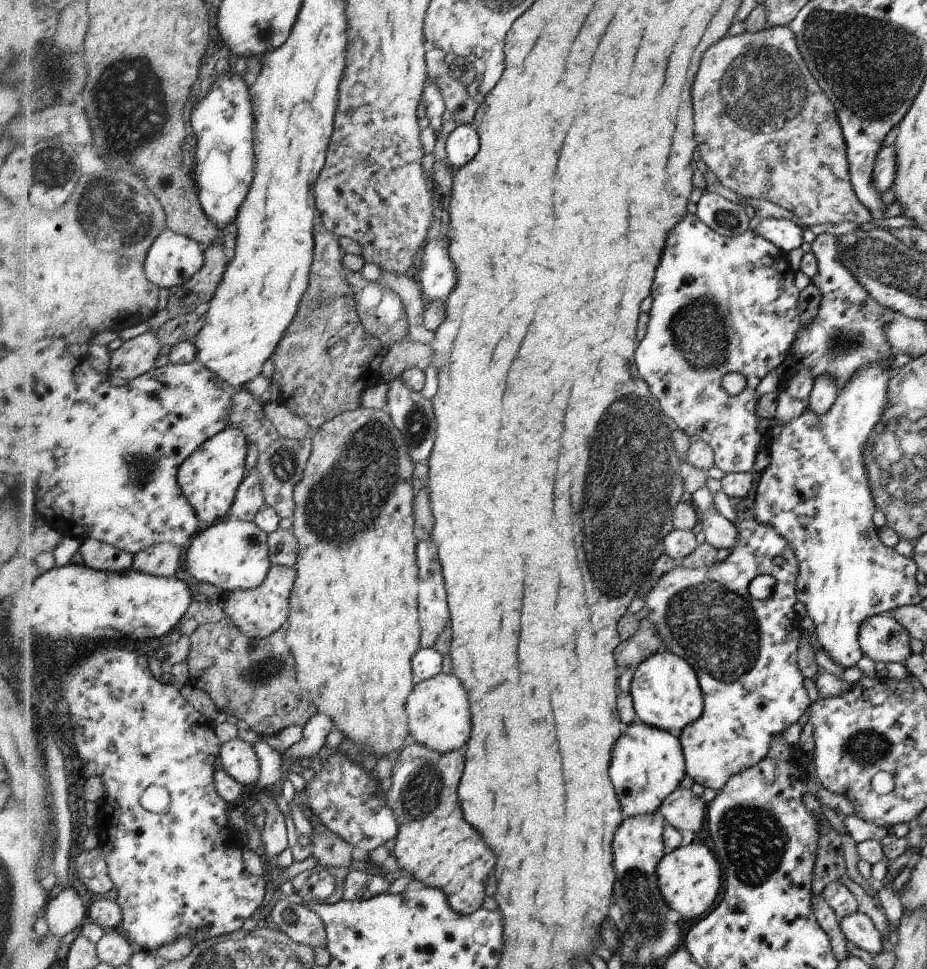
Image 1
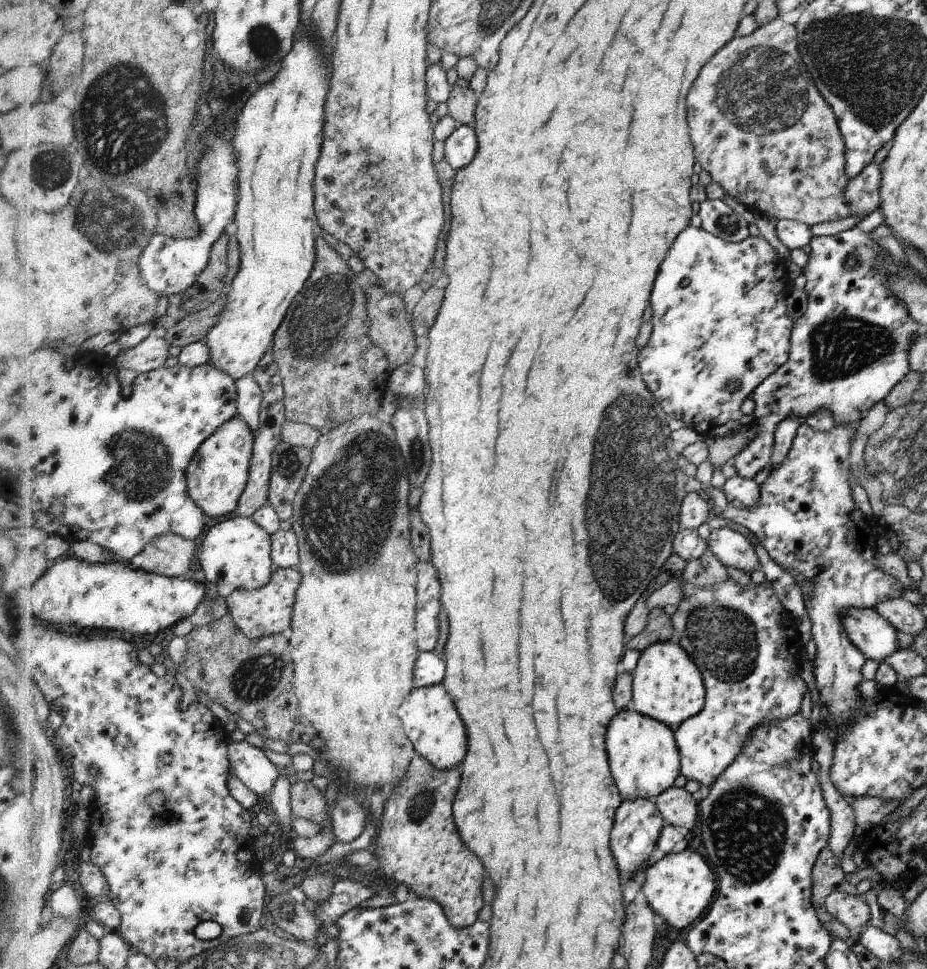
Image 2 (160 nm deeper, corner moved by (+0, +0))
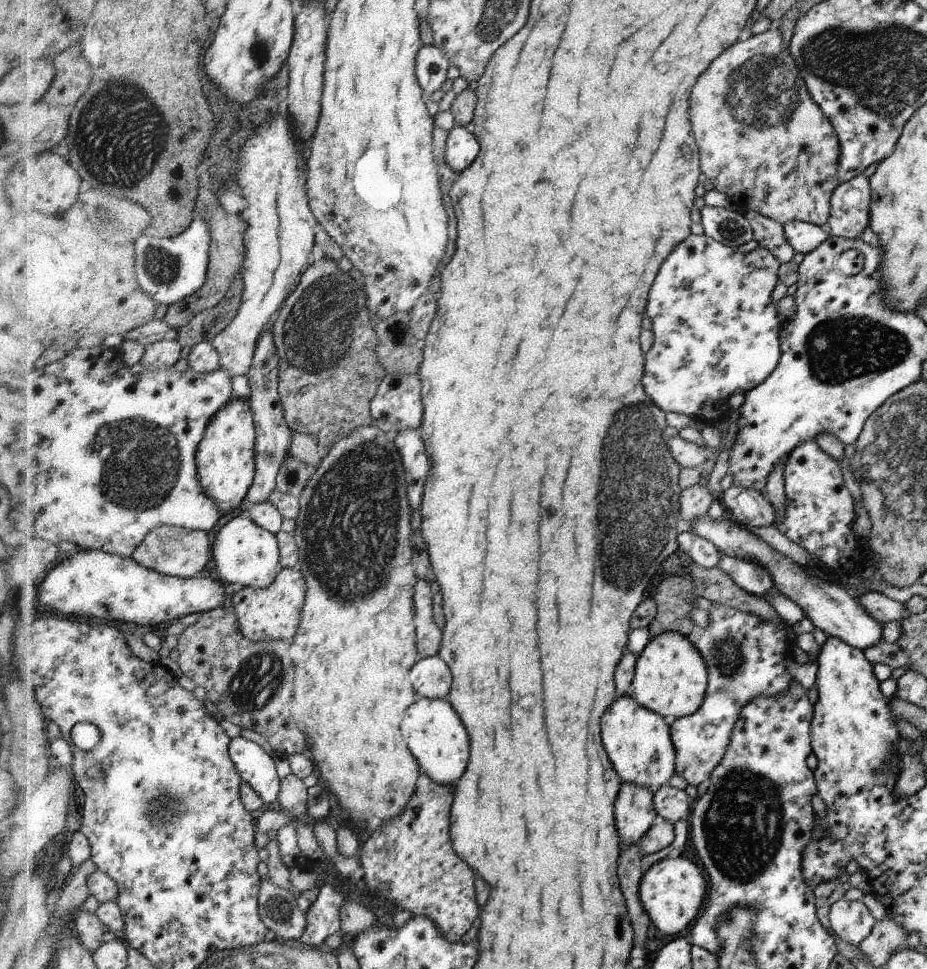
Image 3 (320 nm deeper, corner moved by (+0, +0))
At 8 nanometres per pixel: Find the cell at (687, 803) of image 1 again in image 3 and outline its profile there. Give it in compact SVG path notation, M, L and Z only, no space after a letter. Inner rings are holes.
M669 784L662 785L656 790L653 805L656 807L657 814L670 822L690 817L688 794L684 789L672 788Z

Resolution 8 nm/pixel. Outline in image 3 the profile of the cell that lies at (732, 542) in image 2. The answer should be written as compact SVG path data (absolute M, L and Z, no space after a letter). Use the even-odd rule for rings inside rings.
M721 552L720 568L748 594L766 599L768 592L775 587L771 574L752 560L724 555Z

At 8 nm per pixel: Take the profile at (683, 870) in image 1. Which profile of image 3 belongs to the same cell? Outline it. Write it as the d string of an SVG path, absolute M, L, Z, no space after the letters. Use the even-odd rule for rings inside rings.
M686 856L675 859L662 859L654 863L641 878L639 897L652 925L664 936L676 936L688 928L702 908L706 896L706 880L700 868L686 860Z

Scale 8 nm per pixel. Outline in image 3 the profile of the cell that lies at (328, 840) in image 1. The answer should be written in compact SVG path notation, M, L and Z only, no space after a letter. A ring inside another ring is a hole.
M290 773L282 779L282 788L279 797L280 806L294 821L299 822L306 818L307 788L304 782Z

